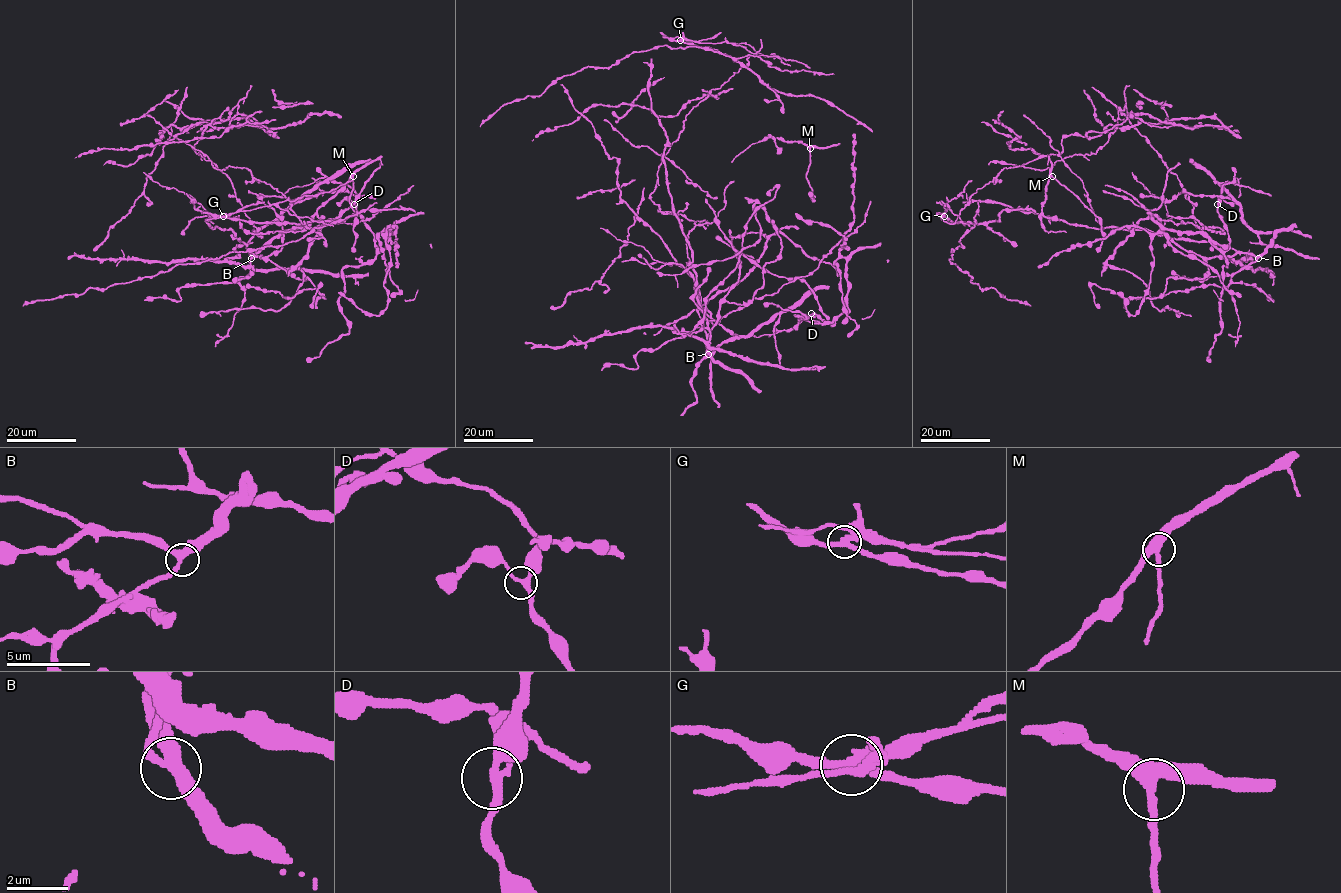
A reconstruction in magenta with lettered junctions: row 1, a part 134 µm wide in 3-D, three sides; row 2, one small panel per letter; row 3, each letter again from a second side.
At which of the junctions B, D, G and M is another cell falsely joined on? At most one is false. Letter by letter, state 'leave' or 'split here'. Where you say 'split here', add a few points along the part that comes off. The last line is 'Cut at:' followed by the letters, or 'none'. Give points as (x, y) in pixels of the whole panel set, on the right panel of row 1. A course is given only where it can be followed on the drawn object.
B: leave
D: leave
G: split here | (944, 216), (946, 205), (957, 215), (1004, 168), (1045, 170), (1094, 154), (1125, 106), (1151, 126), (1198, 122)
M: leave
Cut at: G

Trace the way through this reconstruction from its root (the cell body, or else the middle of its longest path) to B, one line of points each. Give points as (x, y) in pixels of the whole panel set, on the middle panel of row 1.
B: (714, 212), (719, 229), (738, 254), (740, 276), (720, 305), (716, 324), (707, 338), (708, 354)

